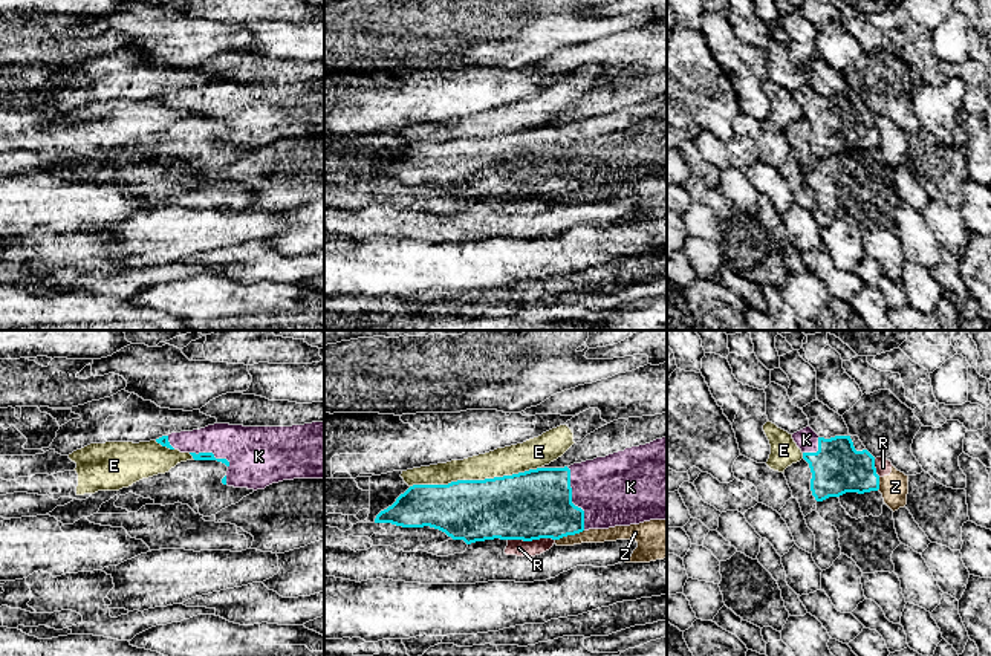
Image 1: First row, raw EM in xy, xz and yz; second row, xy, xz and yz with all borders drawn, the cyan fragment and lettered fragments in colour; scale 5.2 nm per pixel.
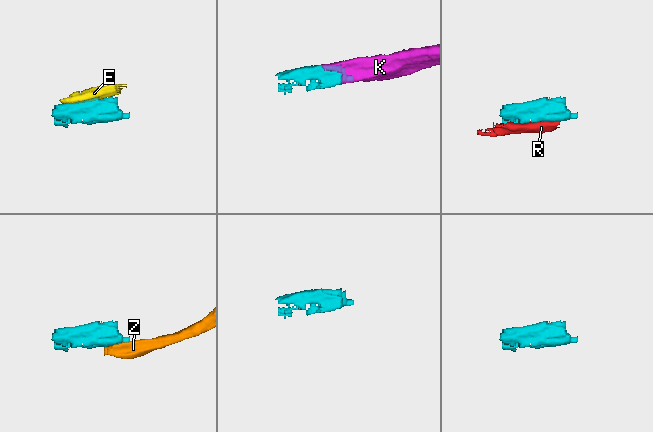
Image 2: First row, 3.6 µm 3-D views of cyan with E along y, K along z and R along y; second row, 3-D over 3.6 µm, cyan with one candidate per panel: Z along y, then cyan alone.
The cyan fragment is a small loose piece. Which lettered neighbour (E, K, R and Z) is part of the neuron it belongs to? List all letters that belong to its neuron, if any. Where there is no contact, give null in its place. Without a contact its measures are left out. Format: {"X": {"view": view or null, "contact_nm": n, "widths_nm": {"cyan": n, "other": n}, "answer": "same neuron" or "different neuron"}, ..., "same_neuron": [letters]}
{"E": {"view": "xz", "contact_nm": 700, "widths_nm": {"cyan": 340, "other": 150}, "answer": "different neuron"}, "K": {"view": "xz", "contact_nm": 340, "widths_nm": {"cyan": 360, "other": 380}, "answer": "same neuron"}, "R": {"view": "xz", "contact_nm": 240, "widths_nm": {"cyan": 360, "other": 90}, "answer": "different neuron"}, "Z": {"view": "xz", "contact_nm": 160, "widths_nm": {"cyan": 360, "other": 80}, "answer": "different neuron"}, "same_neuron": ["K"]}

